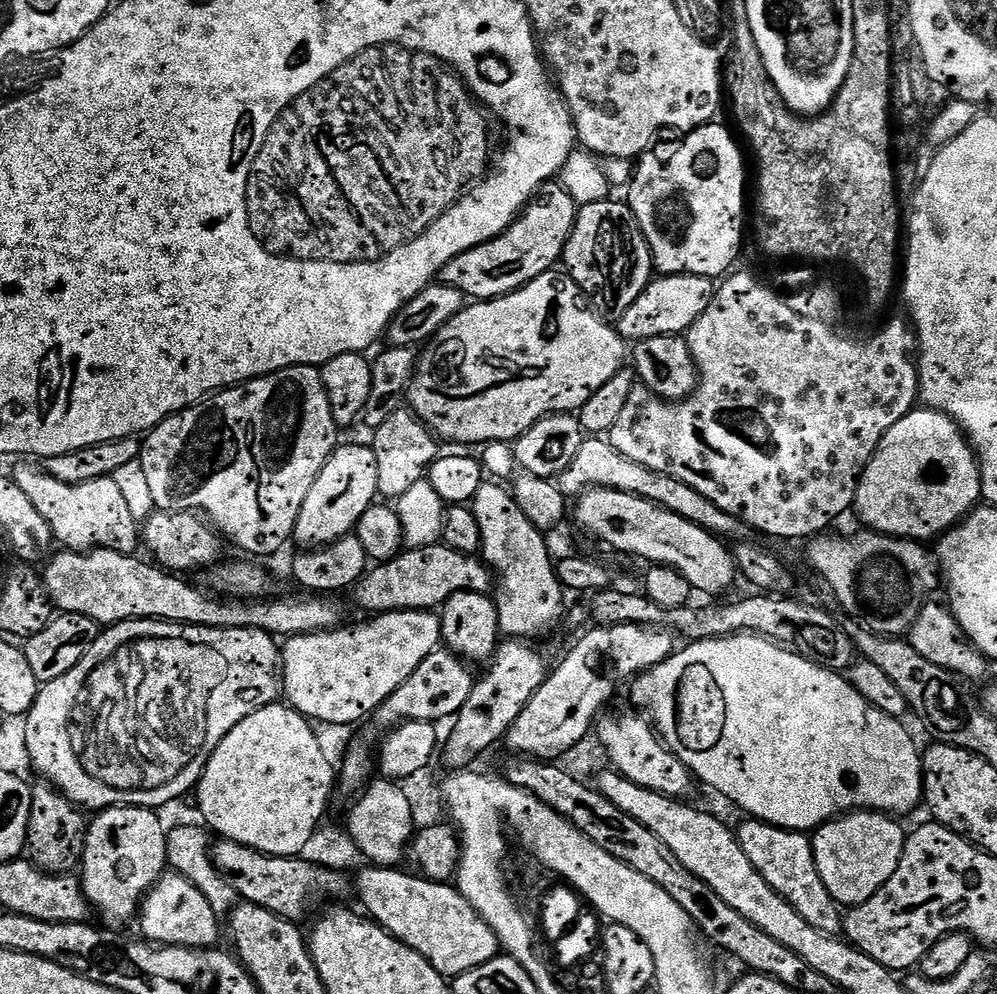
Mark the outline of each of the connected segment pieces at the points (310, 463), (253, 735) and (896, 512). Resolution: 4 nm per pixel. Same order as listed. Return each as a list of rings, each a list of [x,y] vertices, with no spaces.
[[[296,364],[292,368],[271,372],[268,376],[257,376],[256,379],[249,380],[246,384],[225,388],[182,412],[167,416],[157,428],[152,429],[143,437],[140,446],[140,461],[159,511],[203,514],[227,539],[229,536],[244,551],[241,553],[251,554],[253,557],[268,556],[271,552],[278,551],[287,540],[293,539],[298,514],[302,510],[302,502],[306,502],[306,494],[310,494],[310,486],[314,486],[322,466],[326,466],[326,462],[338,447],[336,435],[338,435],[338,429],[334,422],[334,414],[330,414],[330,398],[326,398],[326,386],[320,377],[319,367],[310,364]]]
[[[277,702],[242,718],[242,722],[222,738],[200,775],[194,796],[200,799],[203,823],[212,832],[216,831],[217,837],[242,842],[267,856],[299,857],[303,853],[300,851],[311,845],[311,836],[324,820],[328,799],[334,796],[334,769],[326,762],[308,717],[287,703]]]
[[[917,406],[911,412],[907,412],[901,420],[894,422],[894,426],[890,426],[890,430],[886,430],[878,450],[870,458],[867,466],[864,467],[864,473],[860,475],[860,485],[856,491],[854,512],[860,515],[860,520],[864,523],[861,525],[867,526],[871,531],[883,532],[885,536],[903,536],[905,540],[929,542],[928,540],[933,539],[932,541],[935,541],[943,536],[948,529],[956,527],[973,508],[981,503],[981,500],[980,463],[976,461],[976,453],[972,451],[972,446],[968,443],[968,437],[964,435],[964,431],[946,413],[936,412],[932,408]]]

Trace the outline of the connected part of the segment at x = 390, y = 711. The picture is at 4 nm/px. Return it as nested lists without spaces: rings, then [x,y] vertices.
[[[441,646],[431,652],[426,658],[422,658],[422,666],[398,686],[386,700],[379,705],[372,715],[372,722],[383,730],[391,730],[410,720],[426,720],[429,722],[441,722],[449,716],[455,717],[466,706],[466,698],[470,698],[474,675],[467,663],[461,660],[455,652],[449,652],[447,647]]]

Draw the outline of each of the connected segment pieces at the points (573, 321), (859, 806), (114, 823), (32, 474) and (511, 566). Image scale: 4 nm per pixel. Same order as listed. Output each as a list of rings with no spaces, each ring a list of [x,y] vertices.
[[[555,271],[542,274],[538,278],[534,278],[534,282],[522,286],[517,292],[499,296],[497,300],[469,303],[458,315],[450,318],[450,322],[446,322],[446,326],[442,326],[442,330],[432,337],[430,343],[423,349],[425,352],[419,353],[416,372],[412,376],[412,381],[408,383],[406,404],[441,441],[453,440],[456,444],[477,444],[477,446],[497,442],[514,442],[523,432],[530,430],[530,426],[537,424],[543,416],[575,413],[590,398],[590,394],[594,394],[594,390],[606,386],[606,382],[610,382],[610,378],[614,378],[614,374],[618,374],[625,367],[626,342],[620,336],[619,331],[613,325],[611,328],[602,317],[595,316],[590,309],[583,308],[576,301],[577,293],[575,291],[567,292],[556,281],[556,275]]]
[[[742,632],[738,636],[719,636],[716,640],[697,640],[689,643],[688,648],[673,651],[672,655],[668,656],[662,663],[653,668],[649,668],[647,672],[641,672],[639,676],[631,681],[632,687],[632,700],[637,704],[650,717],[651,723],[654,725],[661,740],[667,744],[668,749],[674,753],[678,759],[685,762],[690,762],[690,771],[697,781],[708,780],[708,784],[716,792],[721,792],[728,800],[733,800],[742,811],[748,812],[749,817],[757,820],[765,820],[779,828],[789,828],[791,832],[802,832],[805,834],[811,833],[813,830],[820,827],[822,824],[827,824],[829,820],[836,819],[837,816],[842,816],[857,810],[871,810],[873,812],[883,812],[885,814],[900,814],[896,812],[912,812],[916,807],[921,807],[924,800],[924,766],[922,763],[921,749],[916,749],[916,744],[912,741],[912,736],[903,728],[901,721],[897,717],[886,714],[882,710],[878,710],[870,702],[866,702],[866,698],[862,698],[862,694],[858,694],[858,690],[853,686],[848,679],[841,673],[832,672],[828,668],[819,668],[817,664],[812,664],[806,658],[802,658],[798,653],[792,652],[789,648],[782,648],[780,645],[775,644],[772,640],[767,640],[764,636],[753,636],[751,632]]]
[[[121,804],[118,808],[97,811],[91,817],[78,879],[84,887],[84,897],[95,915],[97,912],[104,916],[105,925],[120,924],[131,916],[133,919],[139,913],[148,891],[165,875],[169,867],[168,833],[160,815],[159,811],[150,808]]]
[[[20,462],[16,472],[11,473],[11,477],[15,484],[22,486],[26,498],[30,498],[30,502],[34,502],[38,514],[42,514],[42,518],[46,518],[46,522],[50,522],[53,541],[57,545],[63,546],[67,551],[94,552],[105,548],[123,556],[130,556],[137,551],[136,547],[141,547],[141,529],[138,527],[134,514],[130,514],[129,506],[123,498],[118,482],[114,482],[112,476],[94,478],[94,482],[67,484],[66,482],[58,482],[58,478],[54,478],[49,472],[45,472],[43,467],[36,465],[35,468],[32,462]]]
[[[484,482],[470,507],[474,518],[478,518],[478,530],[482,530],[482,559],[498,581],[494,599],[501,633],[532,642],[539,636],[550,635],[564,616],[566,589],[556,577],[554,556],[548,553],[545,533],[538,531],[534,522],[518,510],[518,502],[503,483]]]

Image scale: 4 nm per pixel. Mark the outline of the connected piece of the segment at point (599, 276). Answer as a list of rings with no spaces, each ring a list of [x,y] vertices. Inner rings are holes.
[[[609,198],[602,202],[590,202],[589,204],[579,205],[574,230],[564,247],[562,257],[563,267],[568,267],[568,272],[572,275],[572,280],[577,284],[575,287],[581,293],[593,292],[596,300],[600,304],[608,304],[617,296],[621,302],[629,298],[642,294],[642,290],[653,279],[654,269],[652,267],[652,252],[648,249],[646,238],[642,234],[642,226],[636,220],[636,215],[628,207],[627,203],[620,204],[615,198]],[[632,264],[632,284],[624,284],[628,276],[624,271]]]

